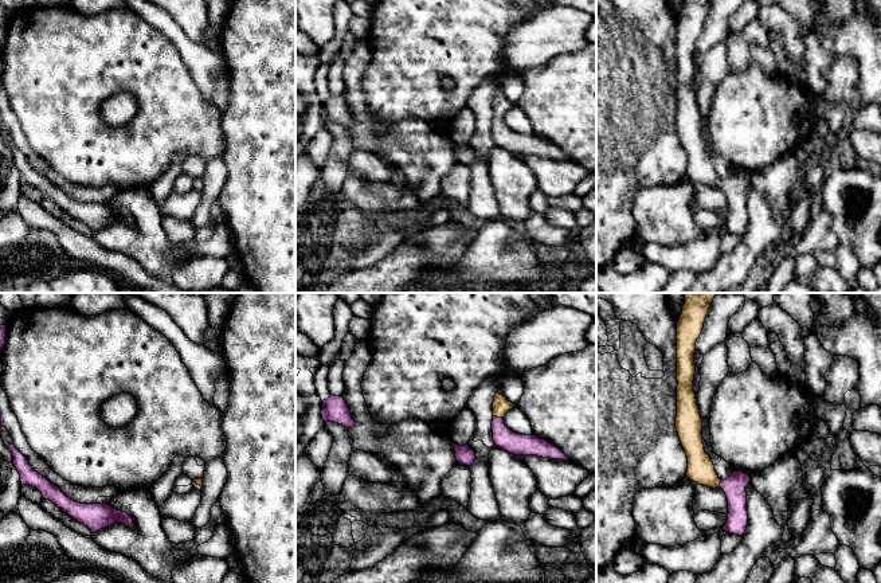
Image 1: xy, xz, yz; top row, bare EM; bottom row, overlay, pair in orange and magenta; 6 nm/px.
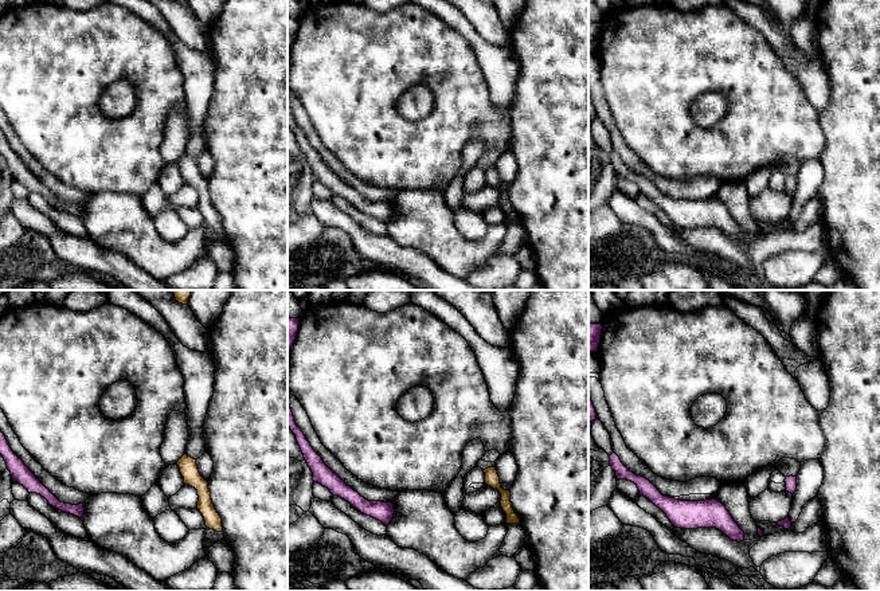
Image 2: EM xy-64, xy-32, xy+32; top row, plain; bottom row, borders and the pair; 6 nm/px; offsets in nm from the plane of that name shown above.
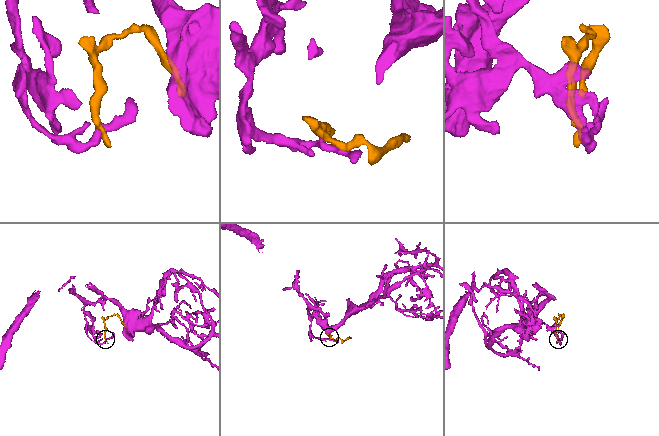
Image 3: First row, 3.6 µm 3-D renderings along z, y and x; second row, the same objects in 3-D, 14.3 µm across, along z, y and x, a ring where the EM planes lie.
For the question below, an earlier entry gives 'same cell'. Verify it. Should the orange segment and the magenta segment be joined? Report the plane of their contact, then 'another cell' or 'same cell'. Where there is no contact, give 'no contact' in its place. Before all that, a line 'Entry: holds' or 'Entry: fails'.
Entry: holds
xz | same cell

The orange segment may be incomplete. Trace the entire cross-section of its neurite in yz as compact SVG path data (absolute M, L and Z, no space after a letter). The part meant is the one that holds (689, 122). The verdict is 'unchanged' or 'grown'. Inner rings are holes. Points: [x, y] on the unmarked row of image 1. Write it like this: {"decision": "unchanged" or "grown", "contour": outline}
{"decision": "grown", "contour": "M685 0L677 20L677 117L676 128L688 156L686 177L708 187L721 187L728 200L724 230L743 235L748 224L747 191L749 175L735 171L720 179L702 142L702 117L693 90L694 51L712 0Z"}

